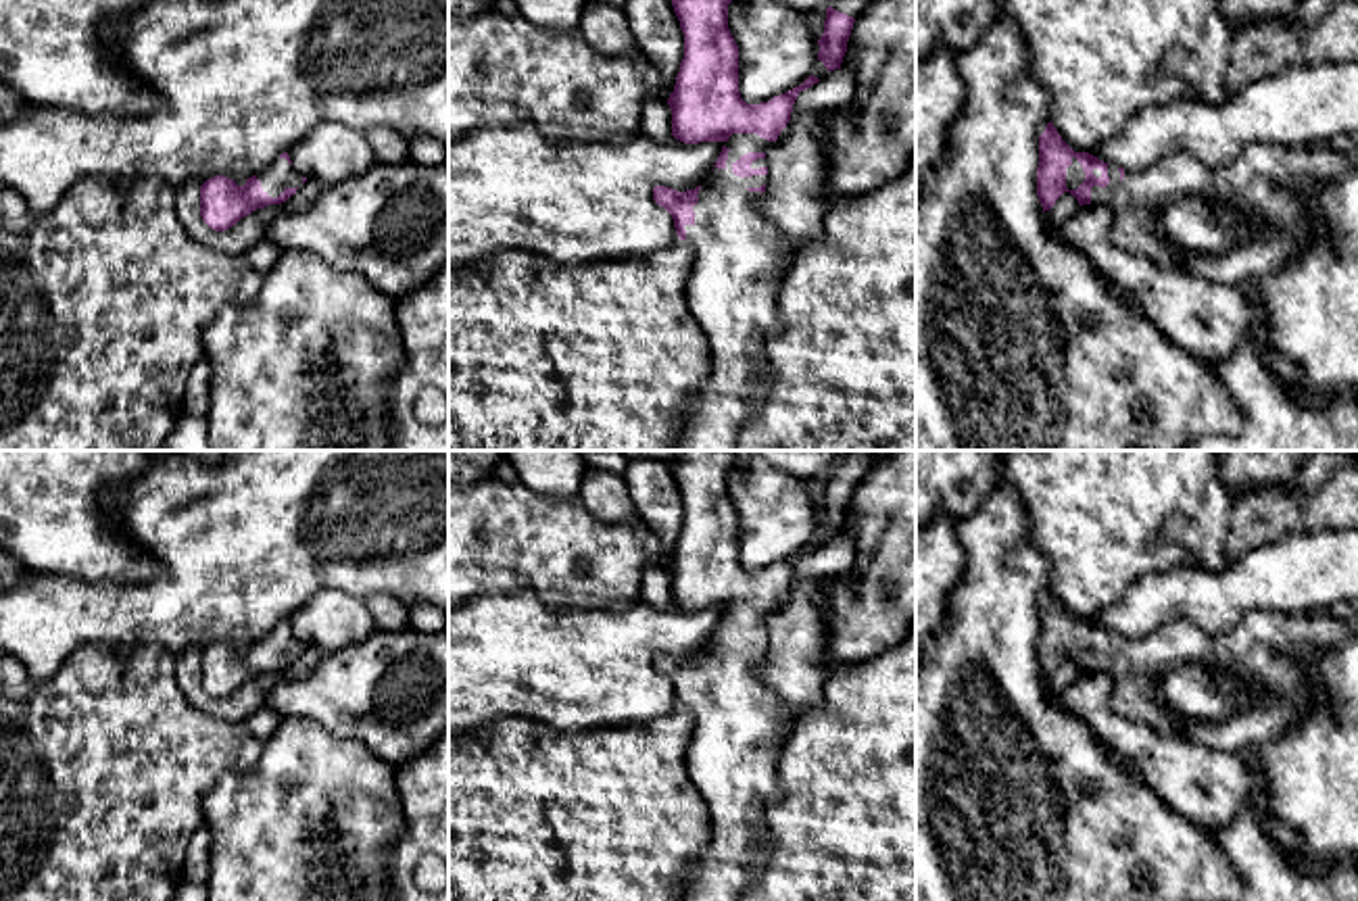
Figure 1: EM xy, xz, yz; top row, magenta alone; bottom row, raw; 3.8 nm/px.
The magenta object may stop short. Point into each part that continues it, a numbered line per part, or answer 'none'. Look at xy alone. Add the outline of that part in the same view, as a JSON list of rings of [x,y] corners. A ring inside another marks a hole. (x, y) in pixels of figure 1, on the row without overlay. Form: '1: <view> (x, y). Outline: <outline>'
1: xy (278, 643). Outline: [[[277,626],[265,638],[257,640],[257,647],[271,665],[277,665],[286,655],[302,653],[302,642],[286,626]]]

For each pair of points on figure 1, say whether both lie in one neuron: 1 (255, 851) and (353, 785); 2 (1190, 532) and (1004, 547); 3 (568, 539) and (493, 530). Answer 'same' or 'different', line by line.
1: same
2: different
3: same

